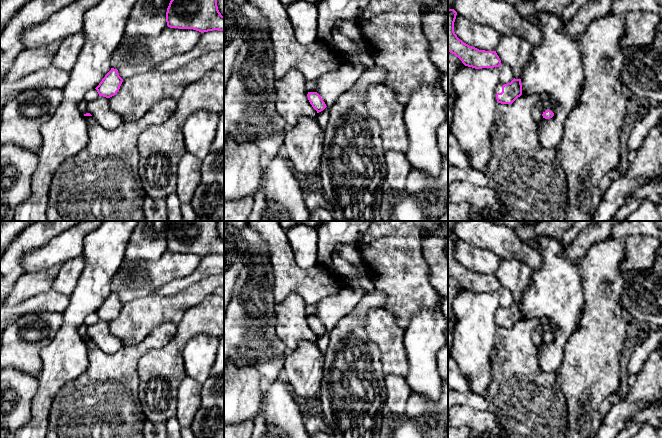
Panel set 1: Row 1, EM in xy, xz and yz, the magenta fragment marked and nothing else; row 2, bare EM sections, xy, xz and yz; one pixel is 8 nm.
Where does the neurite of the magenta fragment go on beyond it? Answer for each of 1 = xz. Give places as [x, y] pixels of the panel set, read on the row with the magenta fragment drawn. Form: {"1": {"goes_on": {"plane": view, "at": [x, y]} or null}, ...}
{"1": {"goes_on": null}}

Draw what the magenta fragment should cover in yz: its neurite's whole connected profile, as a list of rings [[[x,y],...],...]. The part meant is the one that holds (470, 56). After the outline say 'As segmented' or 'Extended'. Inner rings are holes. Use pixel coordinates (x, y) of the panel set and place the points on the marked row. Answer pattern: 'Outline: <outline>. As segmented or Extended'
Outline: [[[448,9],[448,52],[458,57],[465,66],[475,69],[500,67],[501,60],[496,51],[479,50],[460,40],[454,32],[457,12]]]. As segmented

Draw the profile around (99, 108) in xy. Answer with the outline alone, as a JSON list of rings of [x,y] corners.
[[[99,96],[97,99],[88,102],[87,111],[107,130],[116,129],[124,123],[123,118],[114,112],[109,105],[109,98]]]

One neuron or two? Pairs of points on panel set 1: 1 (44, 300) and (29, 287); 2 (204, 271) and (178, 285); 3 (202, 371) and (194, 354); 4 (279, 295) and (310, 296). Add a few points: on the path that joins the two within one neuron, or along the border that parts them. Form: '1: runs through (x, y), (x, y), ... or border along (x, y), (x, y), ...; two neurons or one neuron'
1: border along (51, 288), (28, 297), (16, 305); two neurons
2: runs through (198, 274), (184, 282); one neuron
3: runs through (198, 367), (198, 358); one neuron
4: runs through (287, 287), (302, 288); one neuron

